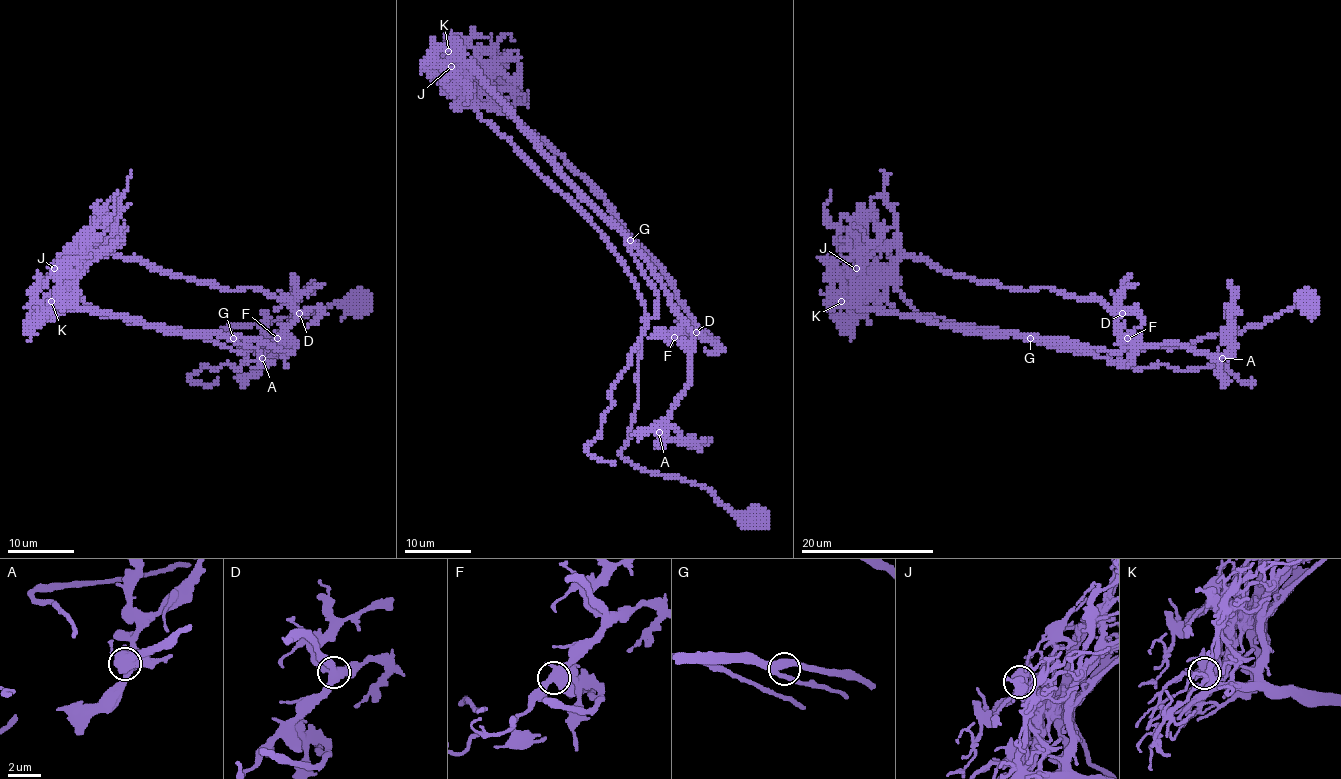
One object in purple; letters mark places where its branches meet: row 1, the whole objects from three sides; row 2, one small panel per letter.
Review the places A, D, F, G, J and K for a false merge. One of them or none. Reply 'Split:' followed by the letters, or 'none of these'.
Split: J

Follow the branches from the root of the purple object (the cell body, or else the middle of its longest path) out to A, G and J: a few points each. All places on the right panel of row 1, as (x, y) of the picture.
A: (1309, 301), (1189, 345), (1075, 353), (918, 315), (896, 263), (1095, 298), (1142, 345), (1222, 358)
G: (1309, 301), (1189, 345), (1075, 353), (922, 316), (891, 280), (855, 300), (1030, 338)
J: (1309, 301), (1264, 325), (1189, 345), (1075, 353), (995, 328), (922, 316), (891, 280), (856, 268)

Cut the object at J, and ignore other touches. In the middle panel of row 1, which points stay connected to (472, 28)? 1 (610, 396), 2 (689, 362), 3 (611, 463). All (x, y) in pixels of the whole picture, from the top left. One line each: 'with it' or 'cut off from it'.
1: with it
2: with it
3: with it

